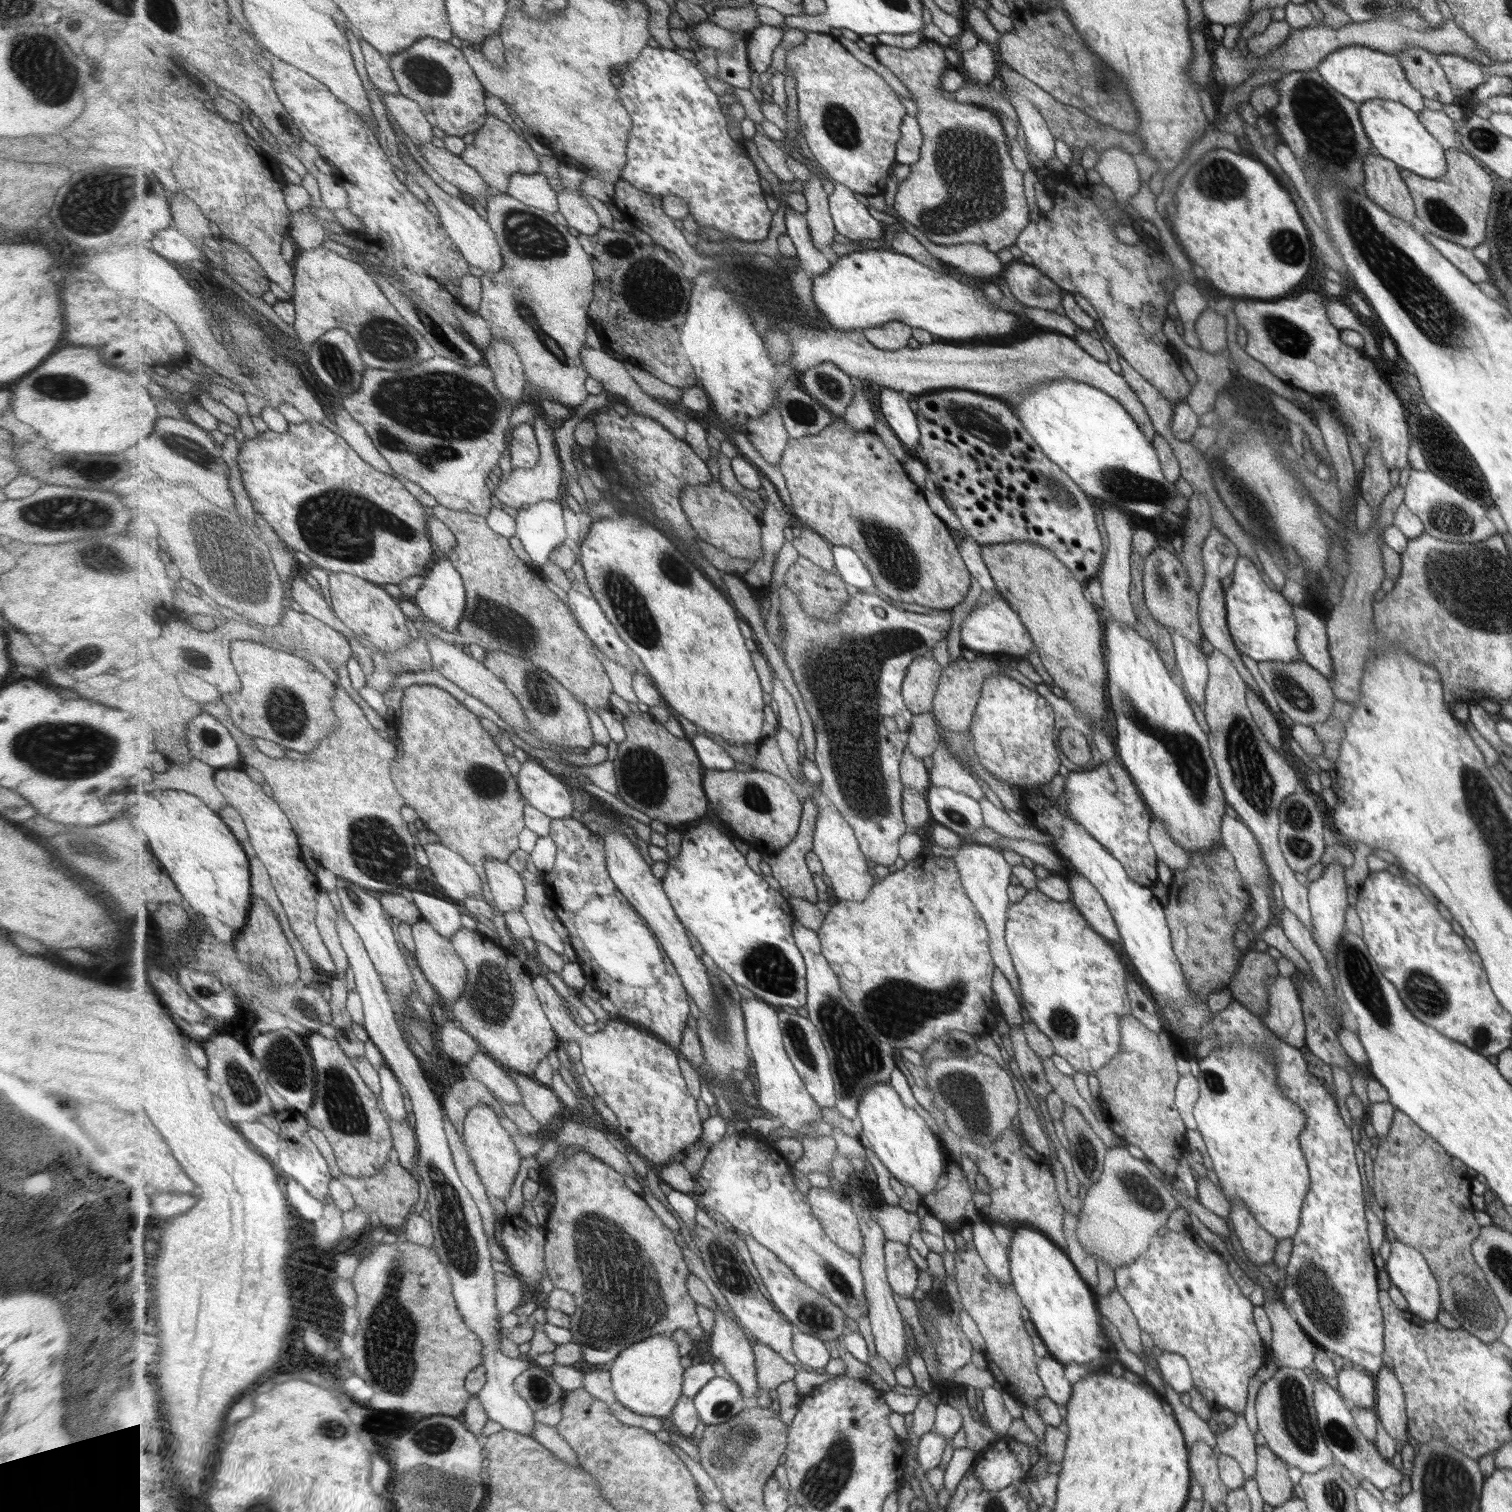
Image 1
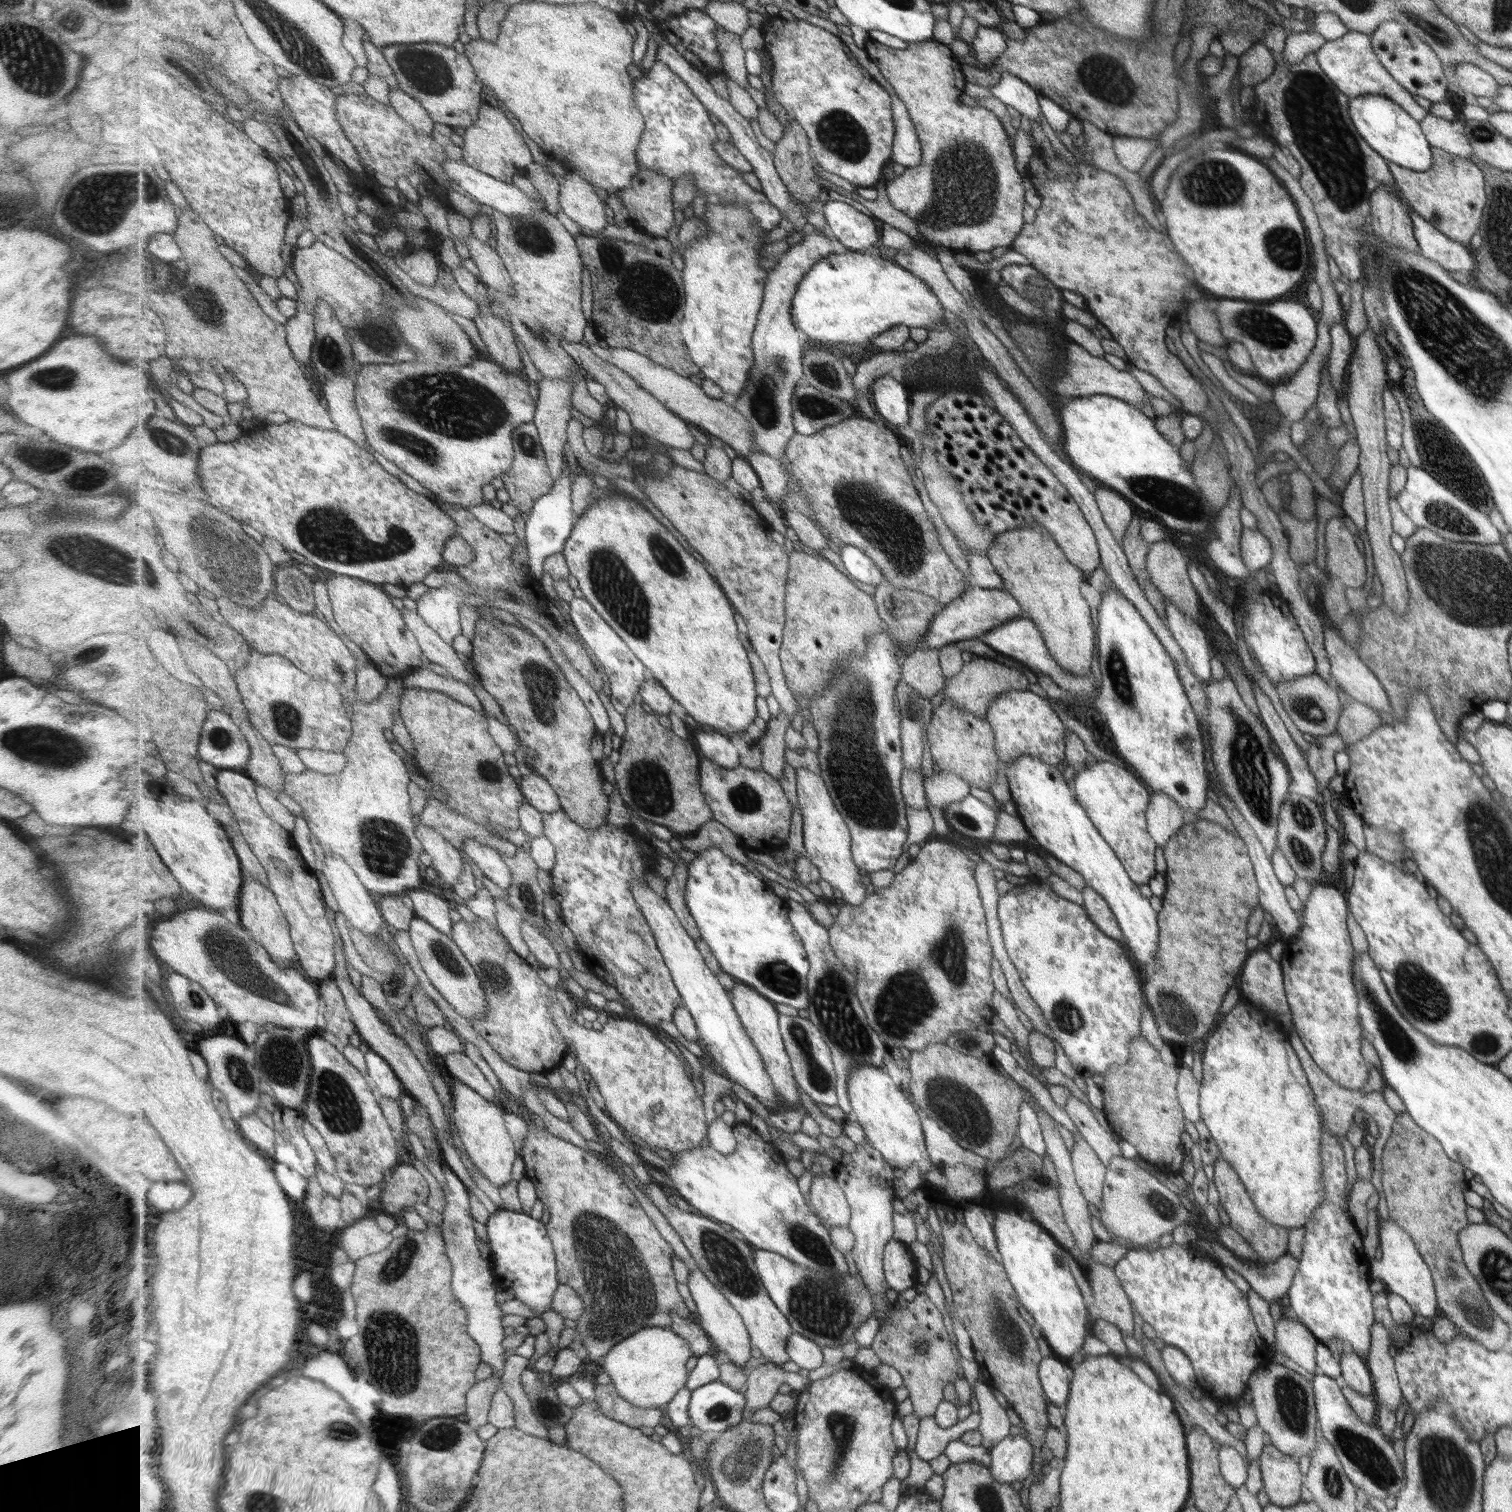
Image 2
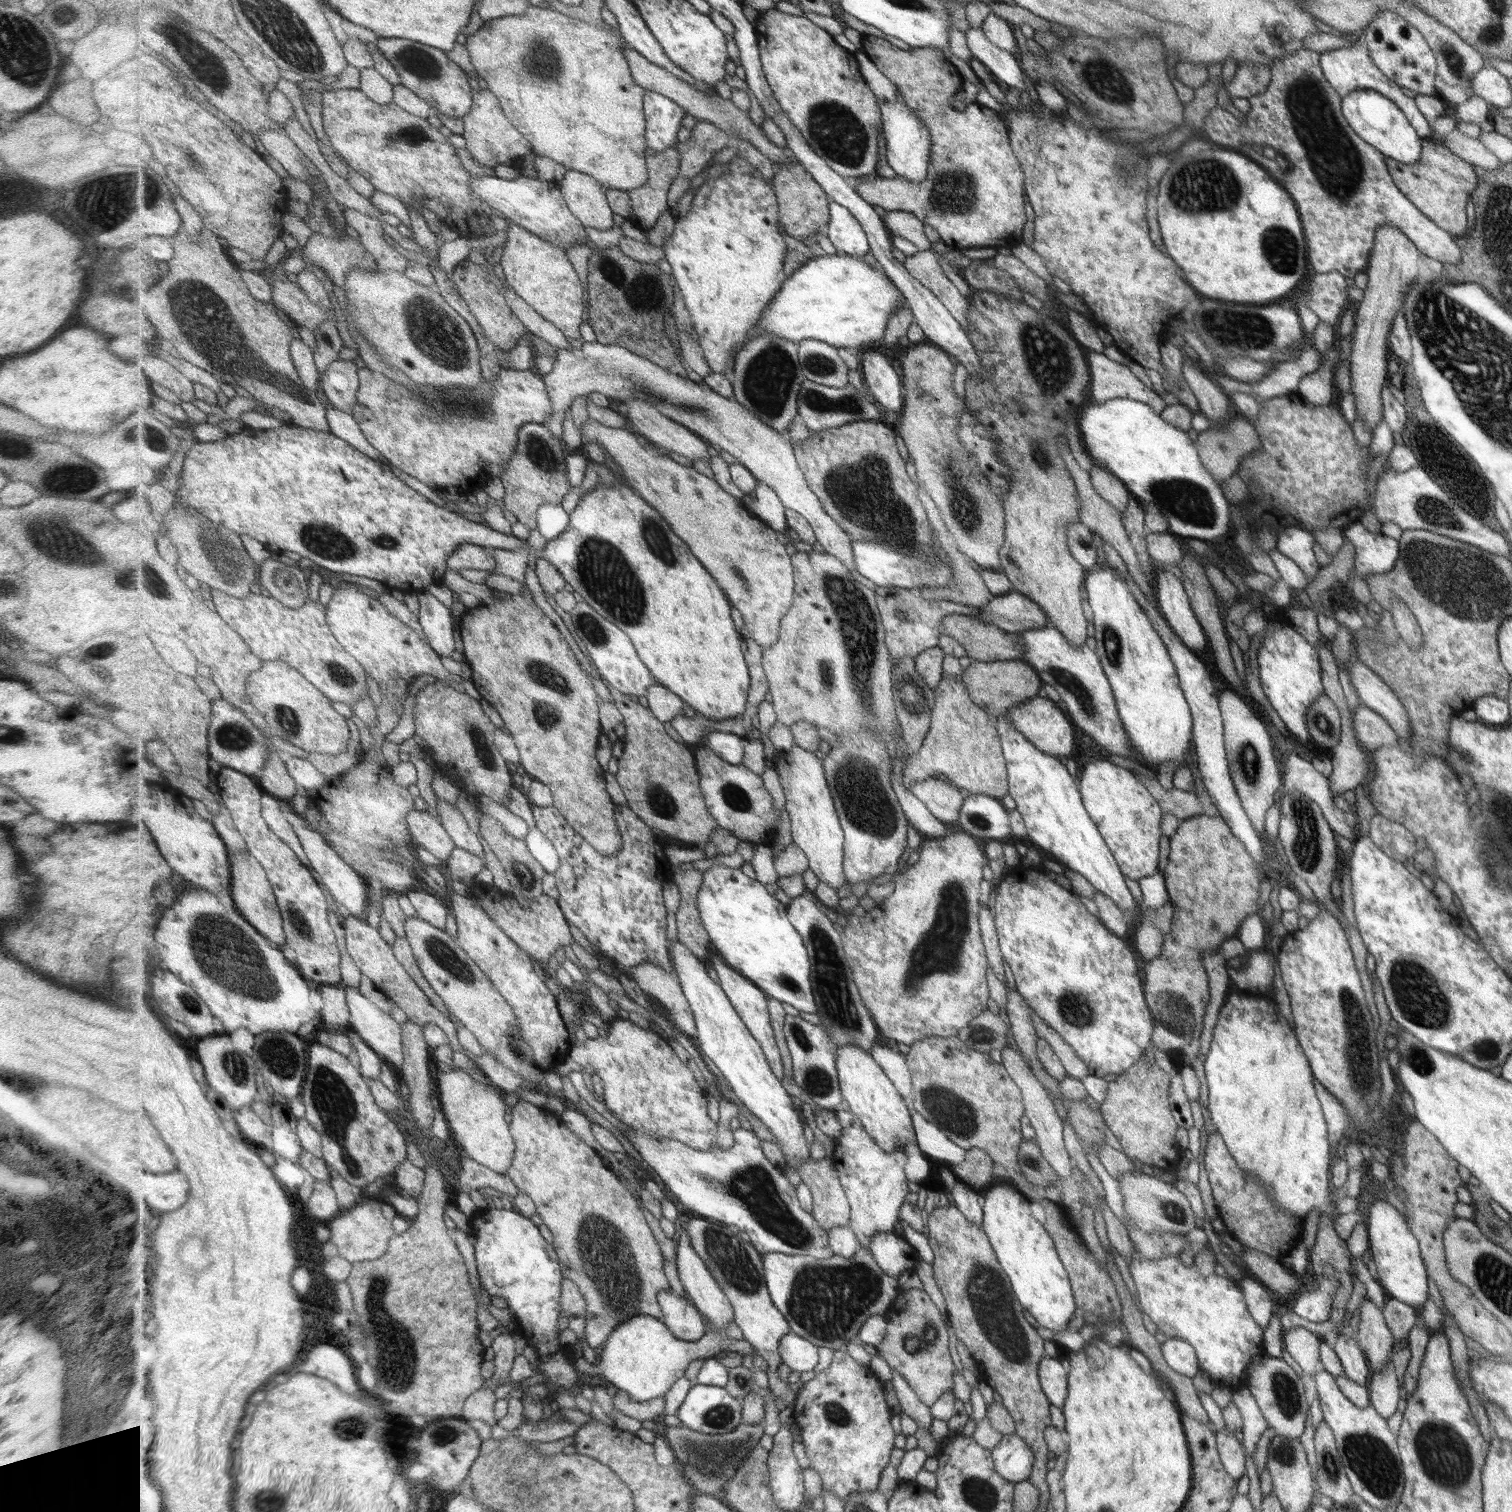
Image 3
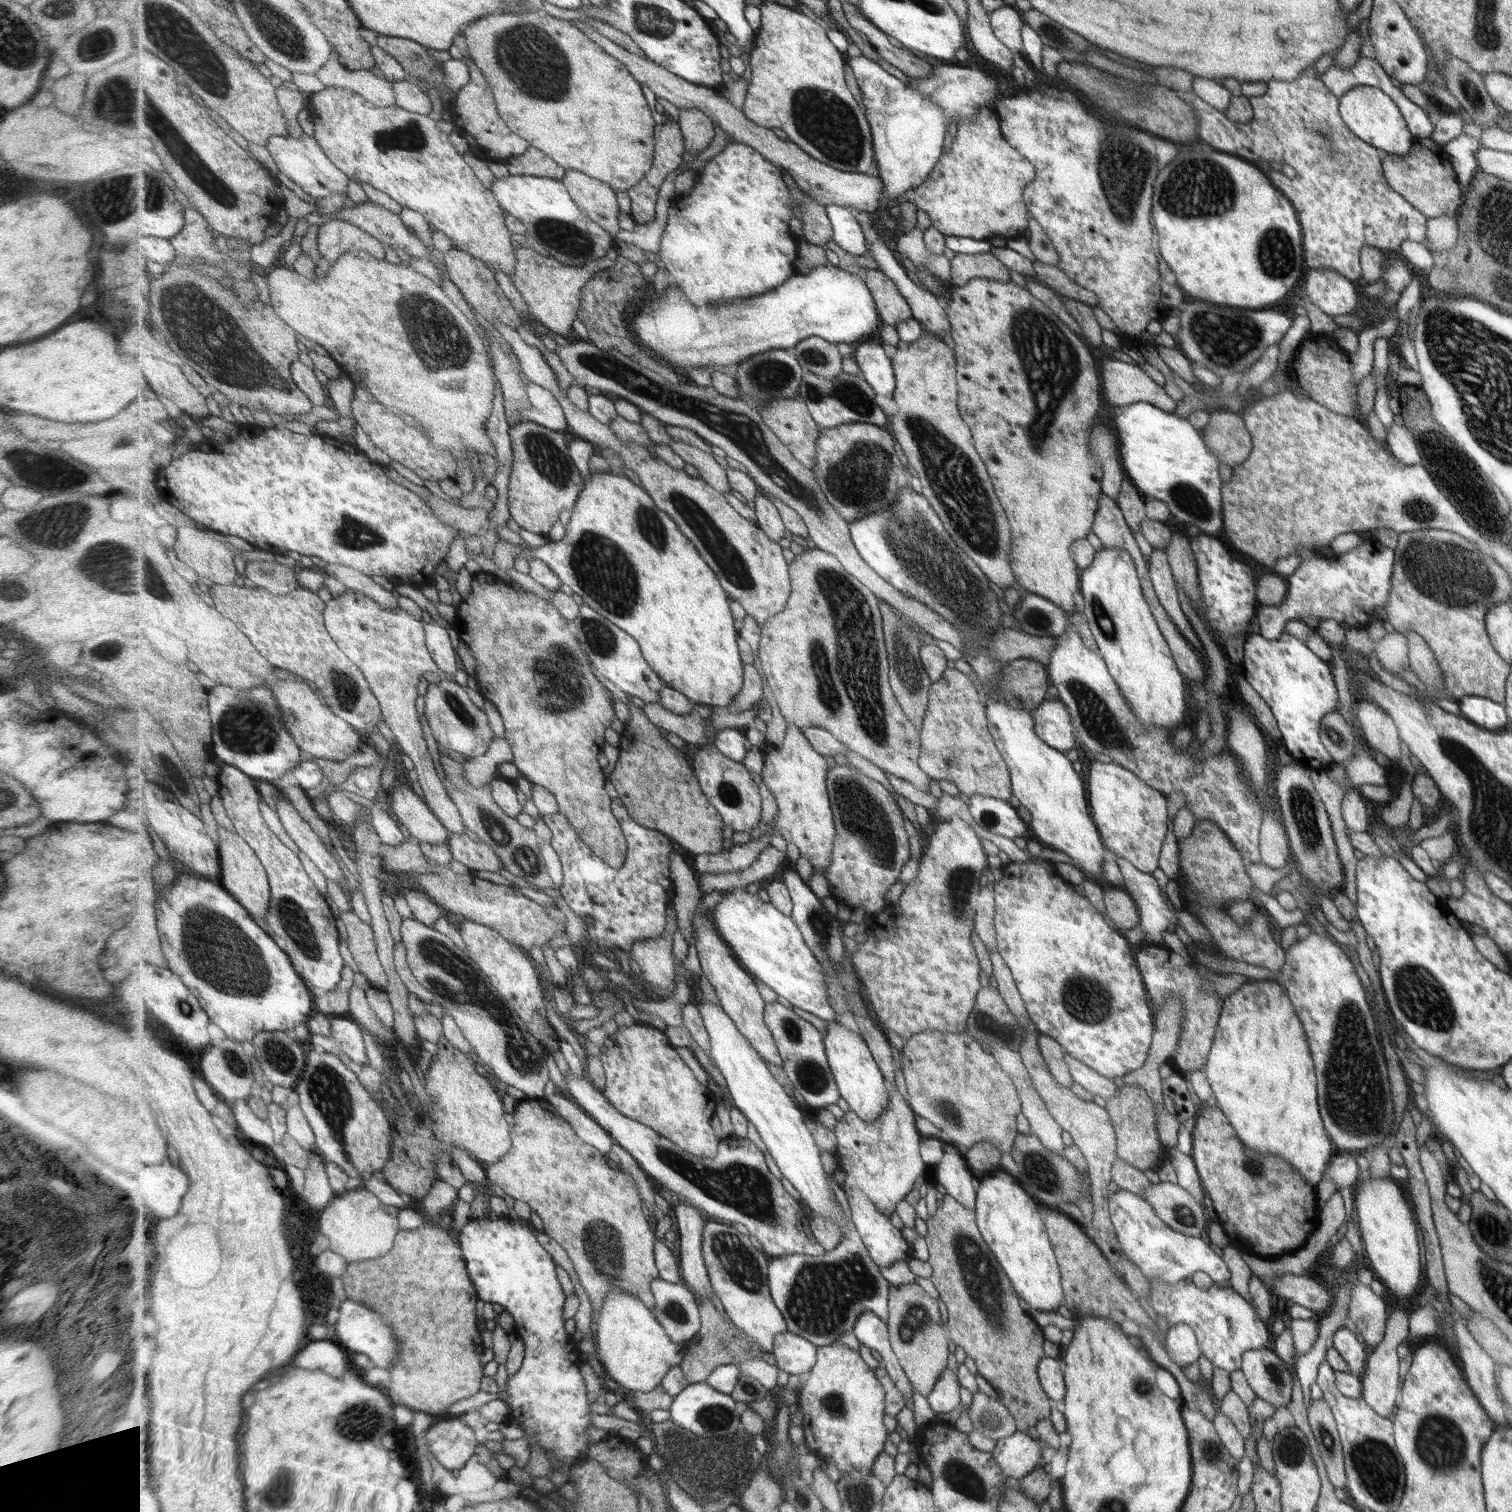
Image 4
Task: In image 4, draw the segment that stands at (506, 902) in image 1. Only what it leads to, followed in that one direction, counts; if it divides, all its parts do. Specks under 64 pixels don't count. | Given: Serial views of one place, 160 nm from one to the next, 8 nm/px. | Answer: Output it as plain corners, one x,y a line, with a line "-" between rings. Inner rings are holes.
346,590
333,600
326,602
324,610
326,627
341,647
341,650
362,670
375,693
388,725
399,746
414,763
423,796
431,810
450,830
451,834
465,835
463,817
456,802
449,796
445,781
439,778
433,756
429,754
427,740
421,730
419,712
417,712
417,692
419,680
425,672
434,672
441,679
455,682
453,676
444,674
433,660
426,645
426,628
413,614
397,607
385,608
366,594

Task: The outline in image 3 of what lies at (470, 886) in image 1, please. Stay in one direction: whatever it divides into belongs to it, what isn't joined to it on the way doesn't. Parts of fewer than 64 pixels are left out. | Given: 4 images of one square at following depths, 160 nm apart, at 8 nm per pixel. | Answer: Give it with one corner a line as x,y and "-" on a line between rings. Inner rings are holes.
412,810
406,819
415,843
422,844
429,852
447,864
457,846
442,822
427,810

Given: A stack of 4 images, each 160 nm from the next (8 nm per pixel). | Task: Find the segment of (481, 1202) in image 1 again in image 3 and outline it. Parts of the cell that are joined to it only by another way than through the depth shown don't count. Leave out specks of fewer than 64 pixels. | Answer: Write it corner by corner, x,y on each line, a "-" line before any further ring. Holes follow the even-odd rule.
347,987
346,1000
351,1030
358,1032
383,1060
402,1072
405,1062
402,1024
369,1002
357,988

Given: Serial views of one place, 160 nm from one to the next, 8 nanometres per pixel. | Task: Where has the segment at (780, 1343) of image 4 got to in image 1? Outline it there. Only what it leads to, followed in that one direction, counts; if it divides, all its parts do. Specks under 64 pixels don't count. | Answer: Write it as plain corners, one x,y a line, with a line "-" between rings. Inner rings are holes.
799,1329
794,1330
794,1350
800,1364
814,1369
823,1368
830,1364
834,1353
825,1348
825,1341
815,1338
815,1335
805,1334

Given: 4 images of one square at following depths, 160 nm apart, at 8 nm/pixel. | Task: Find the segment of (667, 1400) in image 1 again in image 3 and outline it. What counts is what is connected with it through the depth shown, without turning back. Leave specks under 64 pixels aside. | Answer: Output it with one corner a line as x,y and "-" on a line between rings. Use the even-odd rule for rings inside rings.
638,1314
613,1329
595,1371
611,1382
617,1390
625,1390
631,1396
631,1400
647,1402
653,1398
665,1398
671,1386
679,1378
686,1377
691,1362
717,1358
723,1351
737,1352
742,1356
758,1354
755,1347
745,1338
733,1339
710,1328
703,1338
689,1342
674,1335
661,1319
648,1314

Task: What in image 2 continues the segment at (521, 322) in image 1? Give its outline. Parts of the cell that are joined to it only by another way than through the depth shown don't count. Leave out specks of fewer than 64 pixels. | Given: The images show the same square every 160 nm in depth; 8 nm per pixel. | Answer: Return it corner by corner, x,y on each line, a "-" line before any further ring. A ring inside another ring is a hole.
493,210
491,217
494,220
496,250
511,275
516,294
501,294
498,290
490,287
489,292
493,293
498,303
508,310
518,339
524,345
530,360
542,376
550,379
573,379
576,384
575,389
573,389
574,408
593,421
605,421
607,406
592,398
588,390
588,383
578,374
581,365
562,347
562,338
566,338
569,342
581,343
585,338
583,332
587,326
587,320
583,314
583,308
581,308
583,263
581,263
582,251
579,250
578,242
561,224
559,215
550,215
546,210
537,210
534,214
526,214
525,216
507,216
501,211

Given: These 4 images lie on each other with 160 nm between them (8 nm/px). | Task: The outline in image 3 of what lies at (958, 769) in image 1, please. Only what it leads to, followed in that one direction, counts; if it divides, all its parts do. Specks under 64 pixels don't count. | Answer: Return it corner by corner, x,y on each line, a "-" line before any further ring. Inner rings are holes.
931,777
924,781
915,781
910,786
910,791
930,808
939,822
951,827
957,824
964,801
957,787

